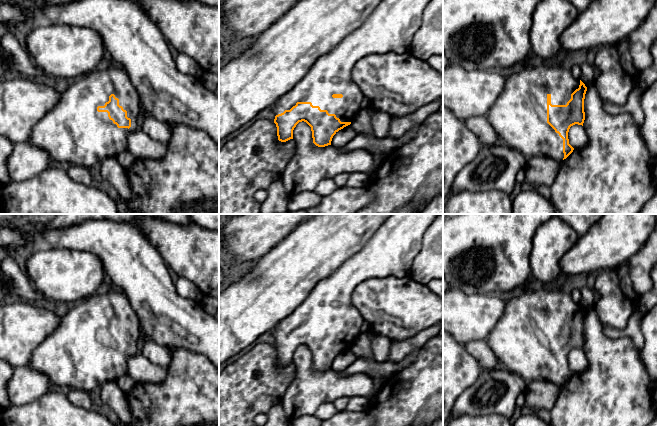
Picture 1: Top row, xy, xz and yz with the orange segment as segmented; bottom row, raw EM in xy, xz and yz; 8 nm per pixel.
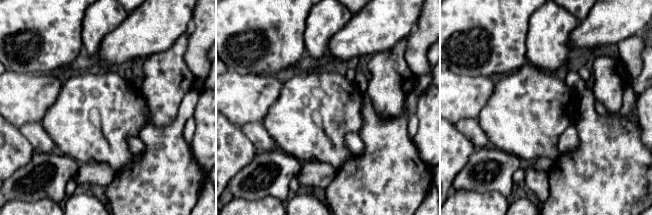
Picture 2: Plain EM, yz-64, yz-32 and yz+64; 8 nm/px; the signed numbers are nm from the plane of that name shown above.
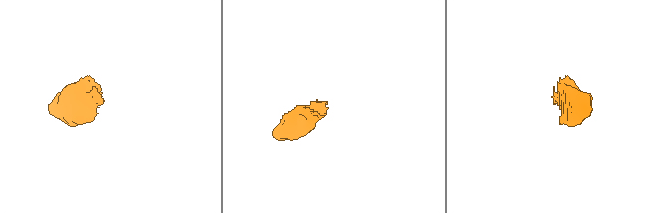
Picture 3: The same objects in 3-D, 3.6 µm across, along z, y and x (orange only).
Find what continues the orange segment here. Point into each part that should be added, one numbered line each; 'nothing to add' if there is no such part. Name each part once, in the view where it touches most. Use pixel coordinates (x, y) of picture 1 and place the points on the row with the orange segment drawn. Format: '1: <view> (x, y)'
1: yz (519, 115)

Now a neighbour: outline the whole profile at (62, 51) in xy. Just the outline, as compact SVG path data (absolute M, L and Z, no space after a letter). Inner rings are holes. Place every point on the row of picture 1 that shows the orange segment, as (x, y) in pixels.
M50 23L34 29L26 47L36 66L55 78L80 78L107 59L101 36L87 27Z

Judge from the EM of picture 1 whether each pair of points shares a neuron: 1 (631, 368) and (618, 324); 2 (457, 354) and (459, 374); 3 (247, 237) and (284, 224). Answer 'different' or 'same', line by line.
1: different
2: same
3: same

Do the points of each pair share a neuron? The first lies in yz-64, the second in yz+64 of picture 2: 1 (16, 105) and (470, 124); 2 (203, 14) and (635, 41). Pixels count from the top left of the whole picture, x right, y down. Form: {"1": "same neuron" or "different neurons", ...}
{"1": "different neurons", "2": "same neuron"}

